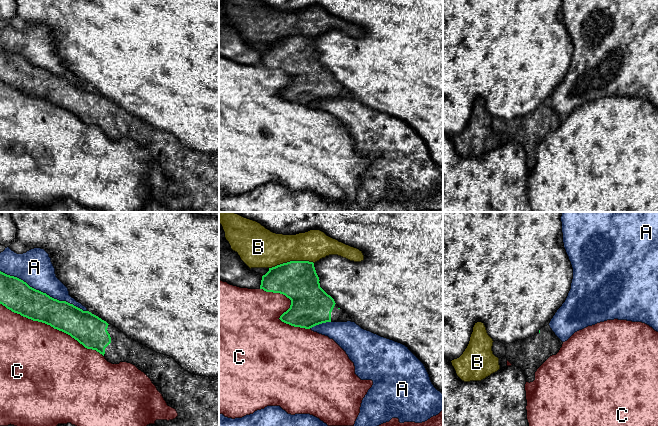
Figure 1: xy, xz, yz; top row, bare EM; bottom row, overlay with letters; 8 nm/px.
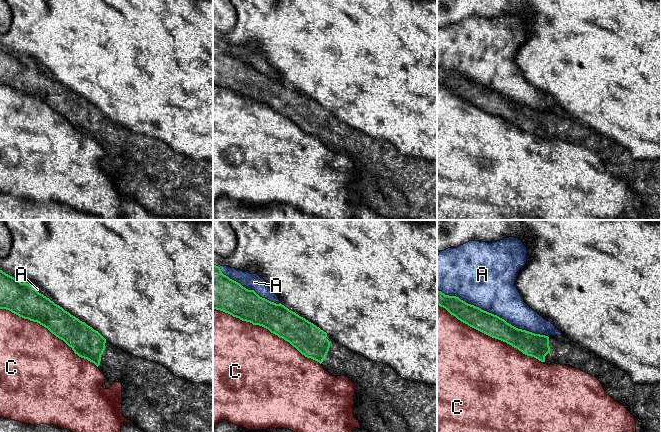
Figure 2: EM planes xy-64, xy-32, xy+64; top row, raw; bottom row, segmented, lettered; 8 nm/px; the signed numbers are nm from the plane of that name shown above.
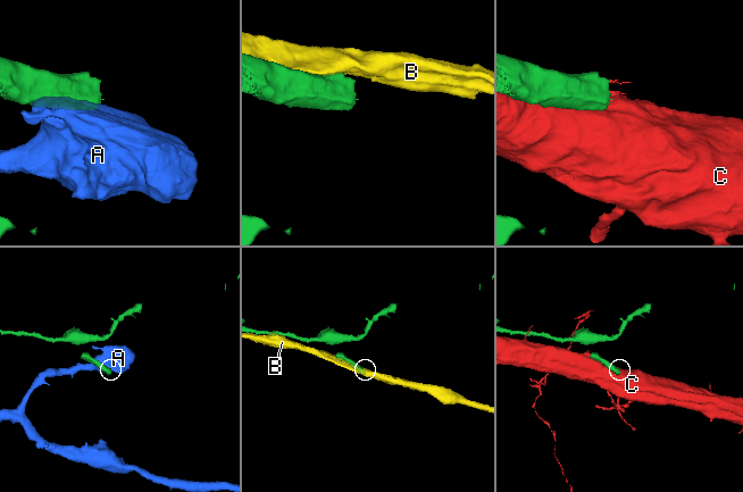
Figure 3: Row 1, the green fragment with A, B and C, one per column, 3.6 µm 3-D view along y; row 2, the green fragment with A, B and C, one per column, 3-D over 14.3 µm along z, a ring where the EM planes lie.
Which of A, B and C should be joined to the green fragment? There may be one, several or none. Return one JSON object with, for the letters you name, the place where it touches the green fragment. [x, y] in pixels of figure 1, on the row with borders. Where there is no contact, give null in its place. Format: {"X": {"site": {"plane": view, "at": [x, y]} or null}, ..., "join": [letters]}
{"join": []}

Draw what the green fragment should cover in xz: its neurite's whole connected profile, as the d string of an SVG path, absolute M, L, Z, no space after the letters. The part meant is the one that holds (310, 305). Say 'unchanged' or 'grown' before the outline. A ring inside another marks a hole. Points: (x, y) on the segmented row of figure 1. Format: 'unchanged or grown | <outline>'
grown | M290 261L269 268L262 276L260 289L283 294L291 300L290 308L279 318L291 326L310 329L326 322L352 322L349 315L320 287L319 281L313 262Z

